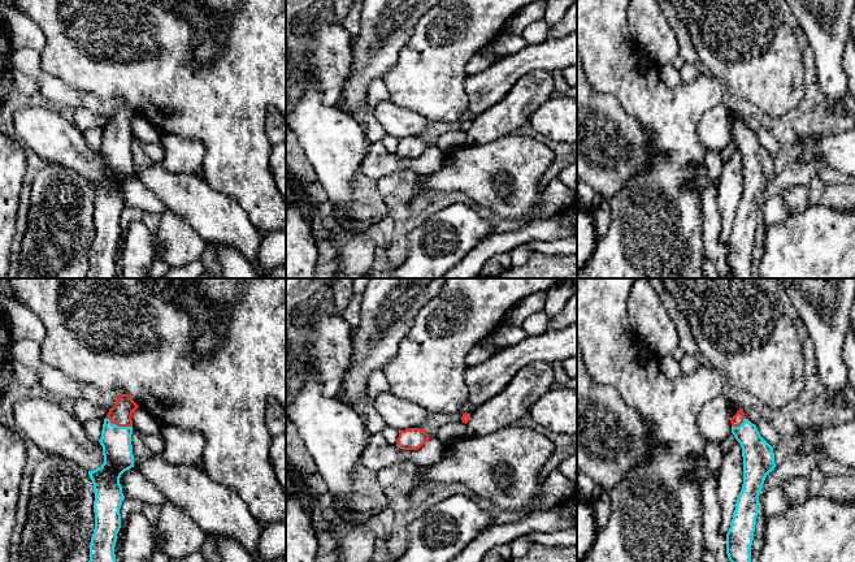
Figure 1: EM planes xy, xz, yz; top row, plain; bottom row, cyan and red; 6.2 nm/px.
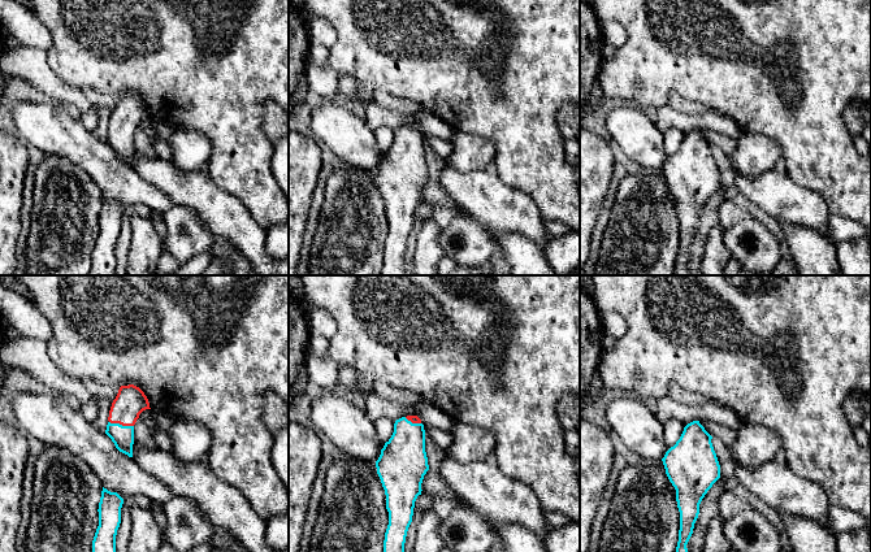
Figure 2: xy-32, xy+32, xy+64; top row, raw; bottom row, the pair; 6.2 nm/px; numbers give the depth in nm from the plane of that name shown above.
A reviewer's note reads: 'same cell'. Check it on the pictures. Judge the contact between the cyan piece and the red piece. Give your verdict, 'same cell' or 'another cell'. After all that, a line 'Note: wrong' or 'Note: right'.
same cell
Note: right

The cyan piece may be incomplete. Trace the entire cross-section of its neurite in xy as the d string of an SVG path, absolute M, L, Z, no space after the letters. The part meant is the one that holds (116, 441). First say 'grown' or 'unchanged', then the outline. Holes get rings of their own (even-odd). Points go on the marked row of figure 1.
grown | M117 394L117 403L104 419L99 440L104 463L100 468L88 471L95 493L95 529L88 562L116 562L114 546L121 528L120 509L125 500L120 477L134 467L131 416L138 407L129 394Z

